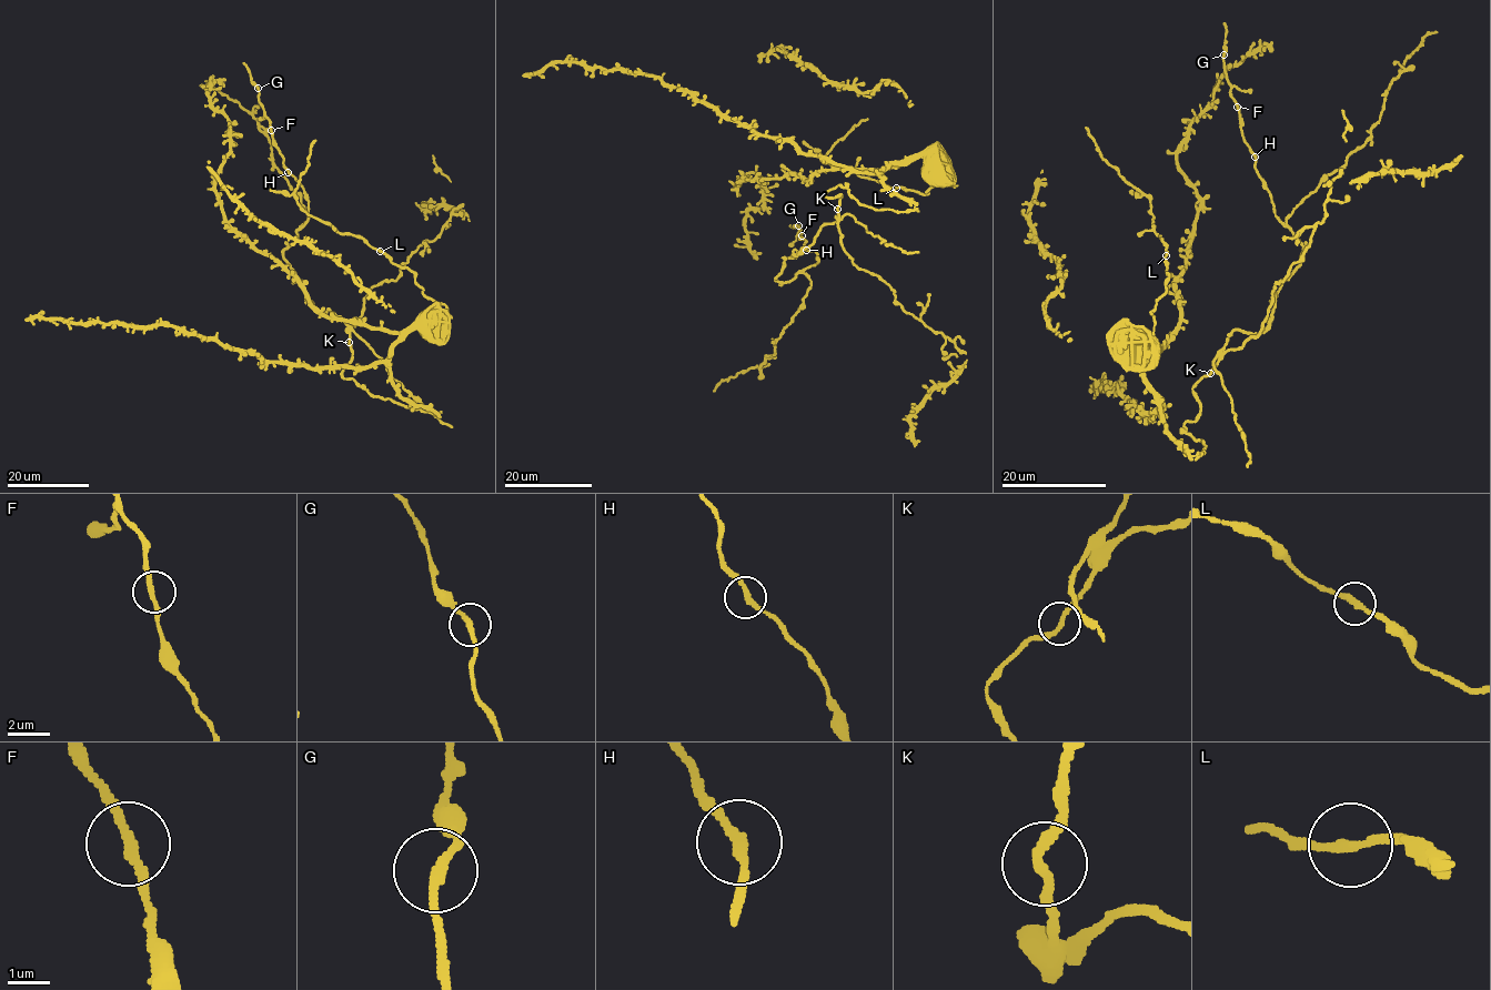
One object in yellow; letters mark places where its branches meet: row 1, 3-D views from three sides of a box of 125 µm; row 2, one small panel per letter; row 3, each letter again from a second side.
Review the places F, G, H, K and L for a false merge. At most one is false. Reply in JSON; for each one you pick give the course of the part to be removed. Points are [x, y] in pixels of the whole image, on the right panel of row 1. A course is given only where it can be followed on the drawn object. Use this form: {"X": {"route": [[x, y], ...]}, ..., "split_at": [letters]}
{"split_at": []}

